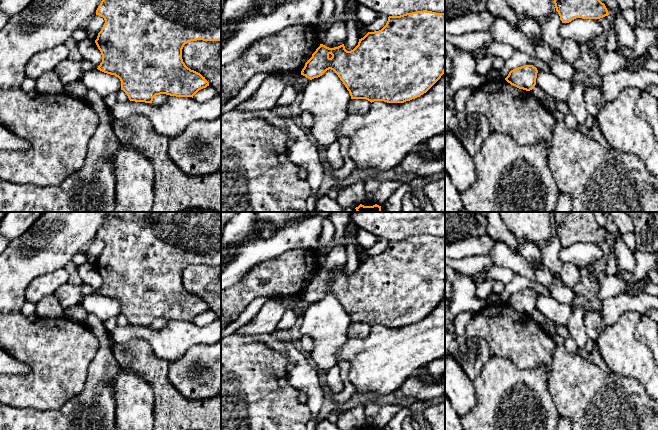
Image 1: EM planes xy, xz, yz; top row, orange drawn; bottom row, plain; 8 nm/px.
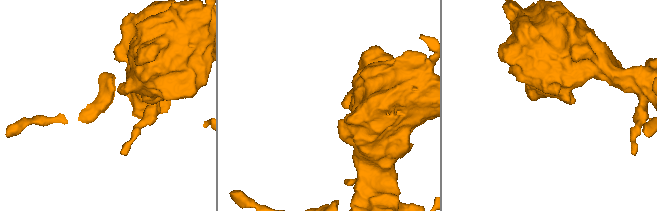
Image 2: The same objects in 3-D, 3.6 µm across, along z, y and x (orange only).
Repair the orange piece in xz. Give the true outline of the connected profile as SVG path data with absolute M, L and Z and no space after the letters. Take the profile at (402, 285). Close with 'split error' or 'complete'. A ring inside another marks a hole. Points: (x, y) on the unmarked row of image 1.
M423 234L400 240L389 240L381 254L368 256L359 263L358 269L351 275L347 275L344 268L334 272L320 268L305 287L301 299L312 304L322 300L329 293L338 299L349 315L351 323L366 323L371 327L374 325L404 327L420 321L445 296L445 237Z; complete

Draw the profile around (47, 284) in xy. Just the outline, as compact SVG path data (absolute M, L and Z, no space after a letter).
M65 268L36 277L25 290L26 301L37 303L43 297L54 294L60 286L68 282L68 278Z

